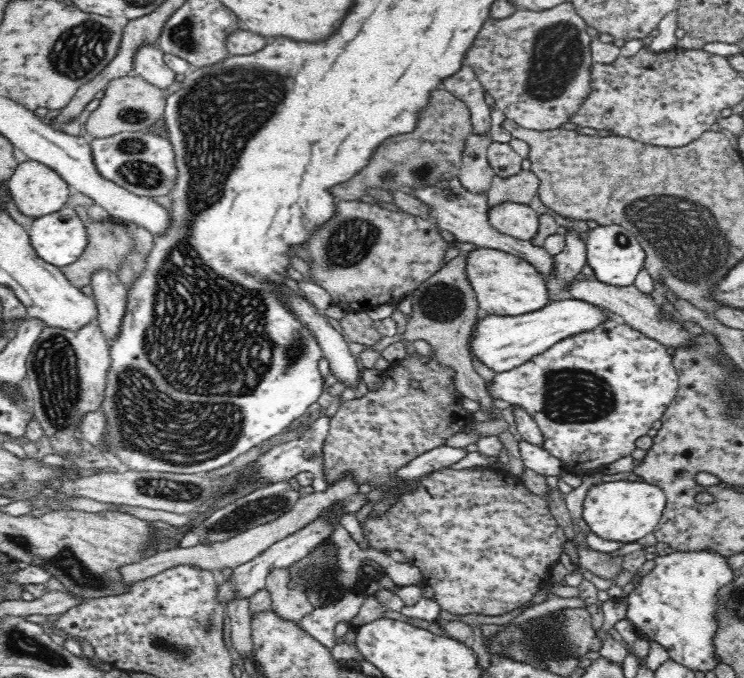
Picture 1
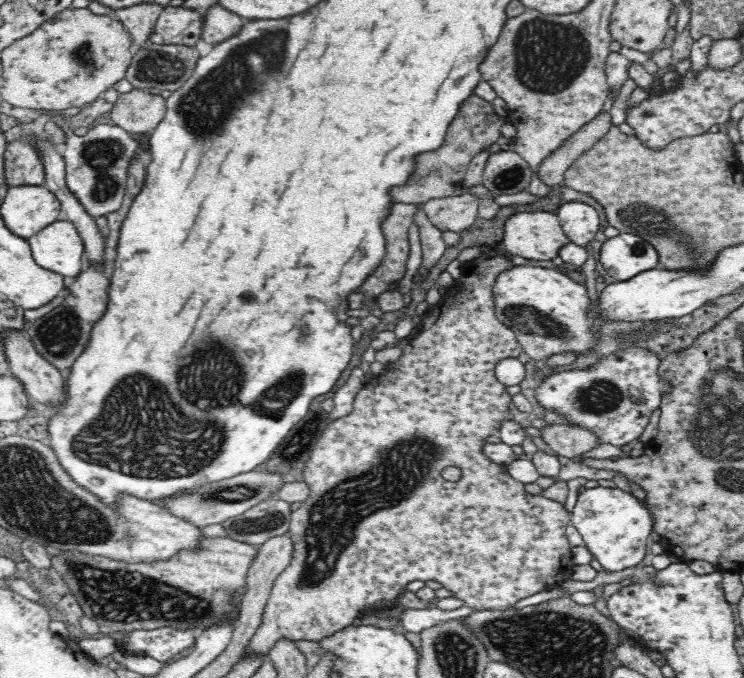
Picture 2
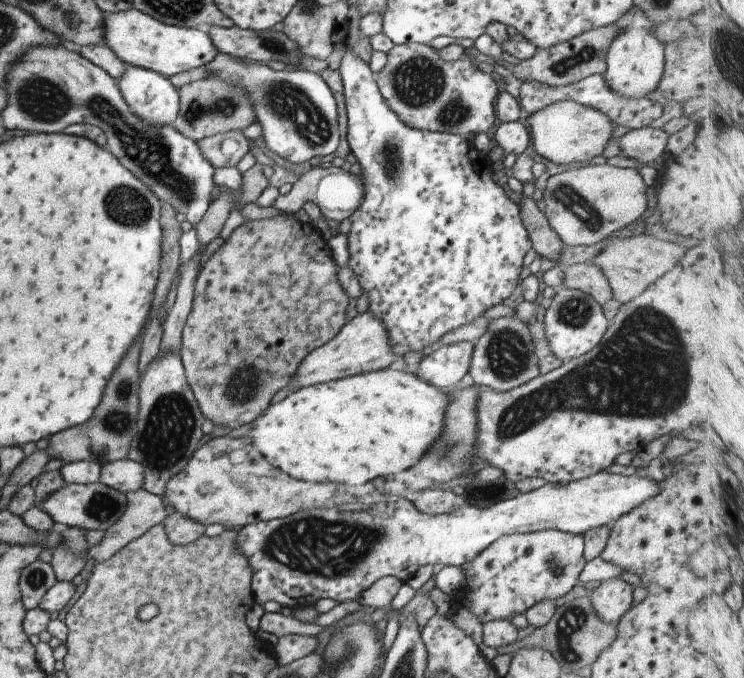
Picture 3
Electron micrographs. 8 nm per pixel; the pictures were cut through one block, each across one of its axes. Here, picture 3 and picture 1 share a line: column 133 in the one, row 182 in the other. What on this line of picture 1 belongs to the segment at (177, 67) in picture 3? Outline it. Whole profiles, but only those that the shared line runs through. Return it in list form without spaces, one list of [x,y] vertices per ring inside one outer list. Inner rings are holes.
[[[32,159],[17,164],[8,180],[8,189],[16,206],[34,219],[60,210],[72,193],[60,174]]]

